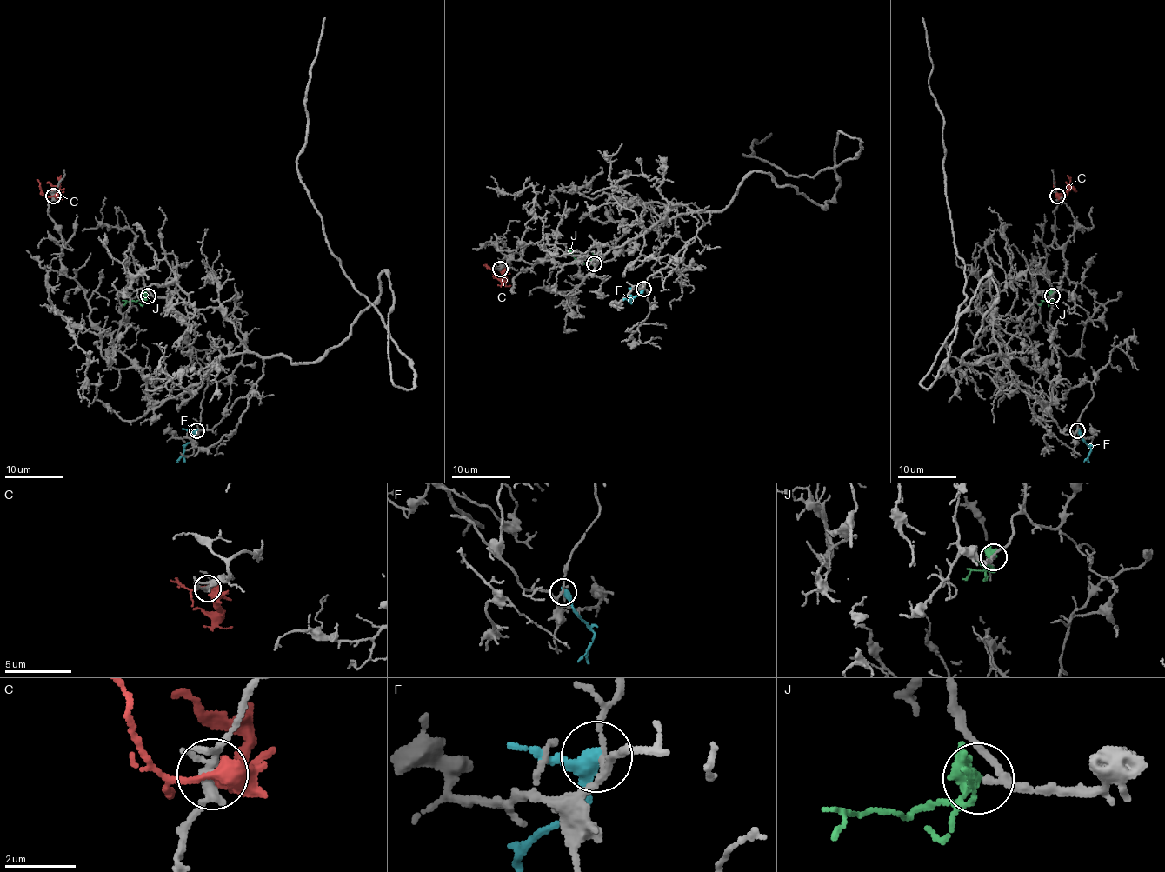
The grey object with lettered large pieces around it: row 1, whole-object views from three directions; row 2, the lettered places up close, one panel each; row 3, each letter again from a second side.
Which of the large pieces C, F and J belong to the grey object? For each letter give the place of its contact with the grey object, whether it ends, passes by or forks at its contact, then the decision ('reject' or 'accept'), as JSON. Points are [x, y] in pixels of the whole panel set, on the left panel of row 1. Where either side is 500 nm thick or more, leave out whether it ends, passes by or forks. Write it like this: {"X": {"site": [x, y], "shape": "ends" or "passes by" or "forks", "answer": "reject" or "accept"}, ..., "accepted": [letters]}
{"C": {"site": [53, 196], "shape": "passes by", "answer": "reject"}, "F": {"site": [196, 430], "shape": "passes by", "answer": "reject"}, "J": {"site": [148, 296], "shape": "passes by", "answer": "accept"}, "accepted": ["J"]}

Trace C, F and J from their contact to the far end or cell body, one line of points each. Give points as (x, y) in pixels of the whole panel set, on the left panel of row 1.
C: (53, 196), (59, 191), (60, 176)
F: (196, 430), (195, 437), (183, 449), (177, 462)
J: (148, 296), (123, 304)

